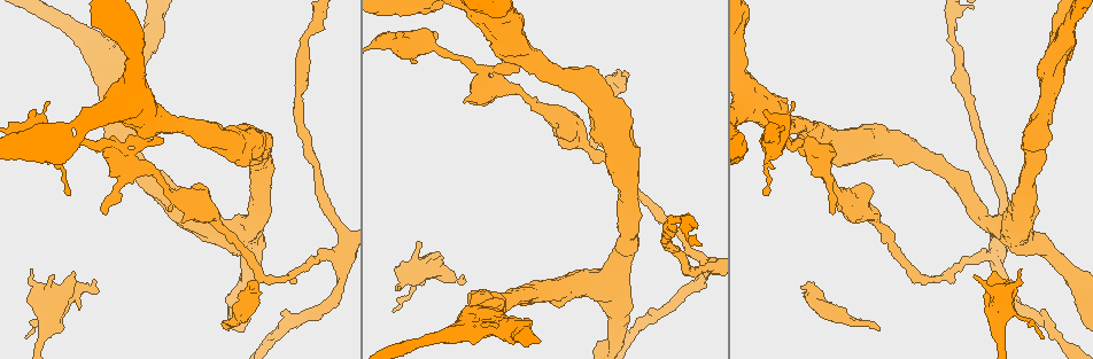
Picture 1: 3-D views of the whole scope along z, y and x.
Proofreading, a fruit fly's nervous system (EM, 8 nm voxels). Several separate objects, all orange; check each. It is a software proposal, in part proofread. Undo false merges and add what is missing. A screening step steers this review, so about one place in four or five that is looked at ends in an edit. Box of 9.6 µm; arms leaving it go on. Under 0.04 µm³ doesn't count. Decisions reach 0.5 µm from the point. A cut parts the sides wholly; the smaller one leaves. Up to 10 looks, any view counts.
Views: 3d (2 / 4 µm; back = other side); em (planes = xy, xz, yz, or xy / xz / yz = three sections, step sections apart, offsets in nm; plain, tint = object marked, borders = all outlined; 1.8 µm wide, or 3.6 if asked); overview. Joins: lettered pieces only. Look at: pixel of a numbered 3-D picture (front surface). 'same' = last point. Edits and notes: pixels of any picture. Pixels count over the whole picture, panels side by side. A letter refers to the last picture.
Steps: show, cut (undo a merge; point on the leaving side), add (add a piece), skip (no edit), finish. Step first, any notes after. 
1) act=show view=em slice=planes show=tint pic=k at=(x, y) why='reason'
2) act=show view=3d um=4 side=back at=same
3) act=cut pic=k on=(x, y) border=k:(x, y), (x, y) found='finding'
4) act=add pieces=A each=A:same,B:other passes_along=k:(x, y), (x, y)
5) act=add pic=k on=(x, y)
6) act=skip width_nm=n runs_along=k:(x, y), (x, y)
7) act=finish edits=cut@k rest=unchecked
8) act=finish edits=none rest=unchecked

act=show view=em slice=yz step=8 show=tint pic=1 at=(118, 146) why='sharp bend'

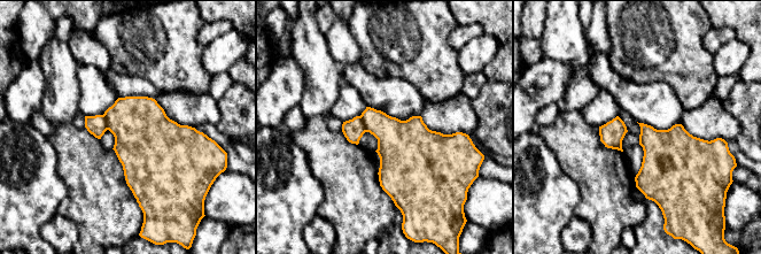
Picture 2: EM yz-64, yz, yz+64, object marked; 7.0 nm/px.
act=show view=em slice=planes show=tint at=same why='cut it another way'

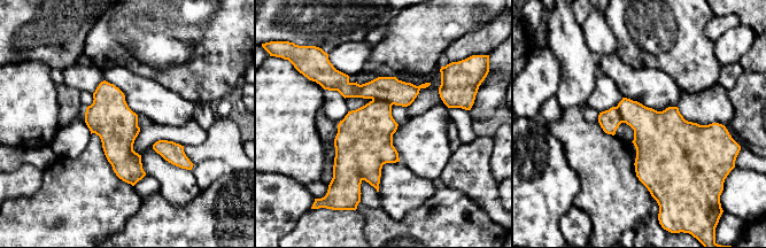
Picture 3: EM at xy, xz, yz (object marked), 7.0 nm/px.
act=show view=em slice=planes show=borders at=same

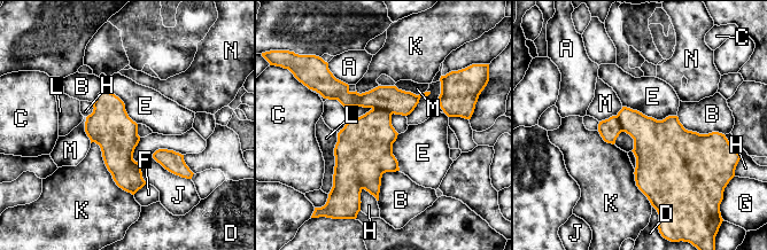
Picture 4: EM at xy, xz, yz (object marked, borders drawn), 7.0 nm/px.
act=skip longest_contact=K:480nm each=A:other,B:other,C:other,D:other,E:other,F:other,G:other,H:other,J:other,K:other,L:other,M:other,N:other border=4:(622, 106), (657, 119), (676, 116) found='continuous, no second neuron'

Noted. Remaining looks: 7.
act=show view=3d um=2 pic=1 at=(104, 212) why='an open end'

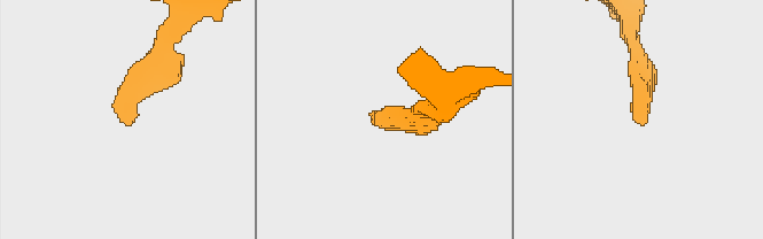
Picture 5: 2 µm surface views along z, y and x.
act=show view=em slice=planes show=plain pic=5 at=(380, 114)

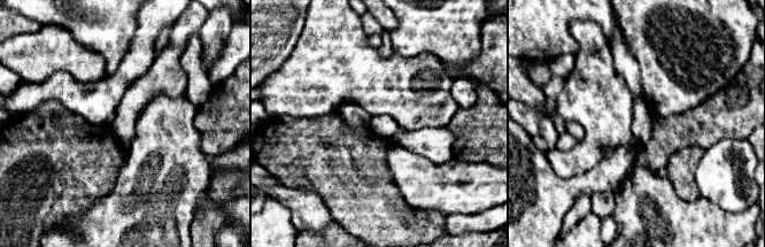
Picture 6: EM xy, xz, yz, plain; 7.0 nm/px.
act=show view=em slice=planes show=borders at=same why='see the neighbours'

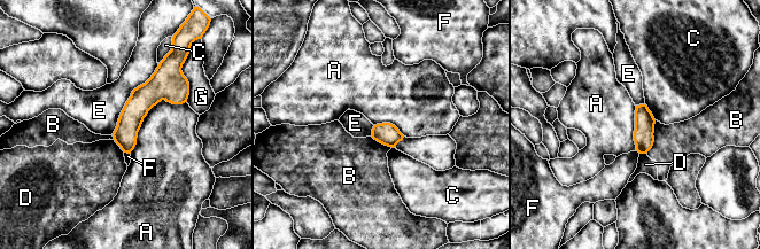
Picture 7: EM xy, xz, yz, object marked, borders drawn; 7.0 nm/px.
act=skip longest_contact=E:600nm each=A:other,B:other,C:other,D:other,E:other,F:other,G:other border=7:(186, 101), (159, 101), (130, 153) found='no lettered piece goes on from it'

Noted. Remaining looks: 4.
act=show view=3d um=2 pic=1 at=(880, 330) why='long arm stops here'

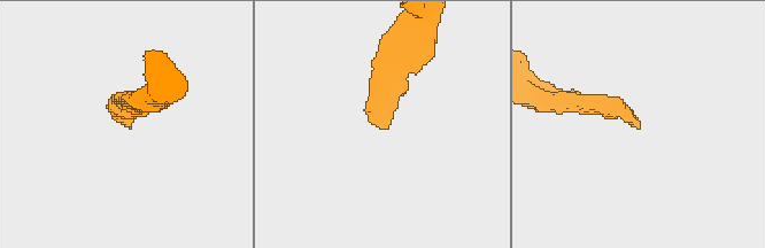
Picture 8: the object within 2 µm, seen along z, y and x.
act=show view=em slice=planes show=plain pic=8 at=(386, 129)

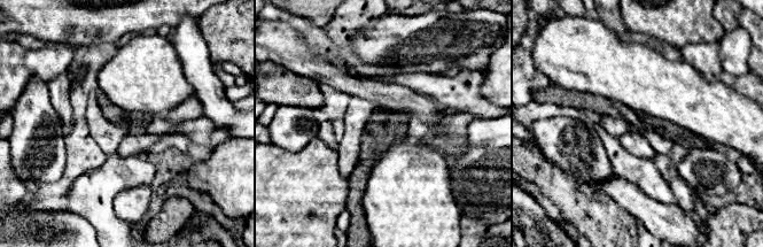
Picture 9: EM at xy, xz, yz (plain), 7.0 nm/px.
act=show view=em slice=planes show=borders at=same

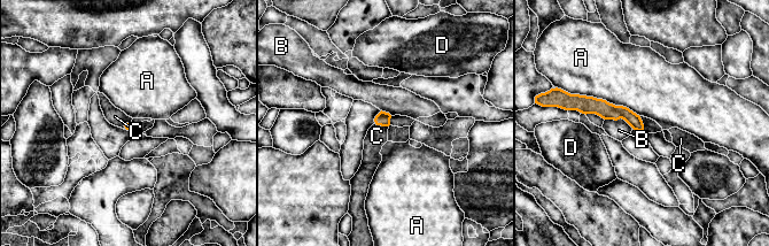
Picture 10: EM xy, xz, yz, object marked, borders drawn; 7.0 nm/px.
act=add pieces=C longest_contact=A:500nm each=A:other,B:other,C:same,D:other passes_along=10:(608, 110), (642, 123), (650, 127) found='it goes on there'

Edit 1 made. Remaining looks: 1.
act=finish edits=add@10 rest=unchecked

